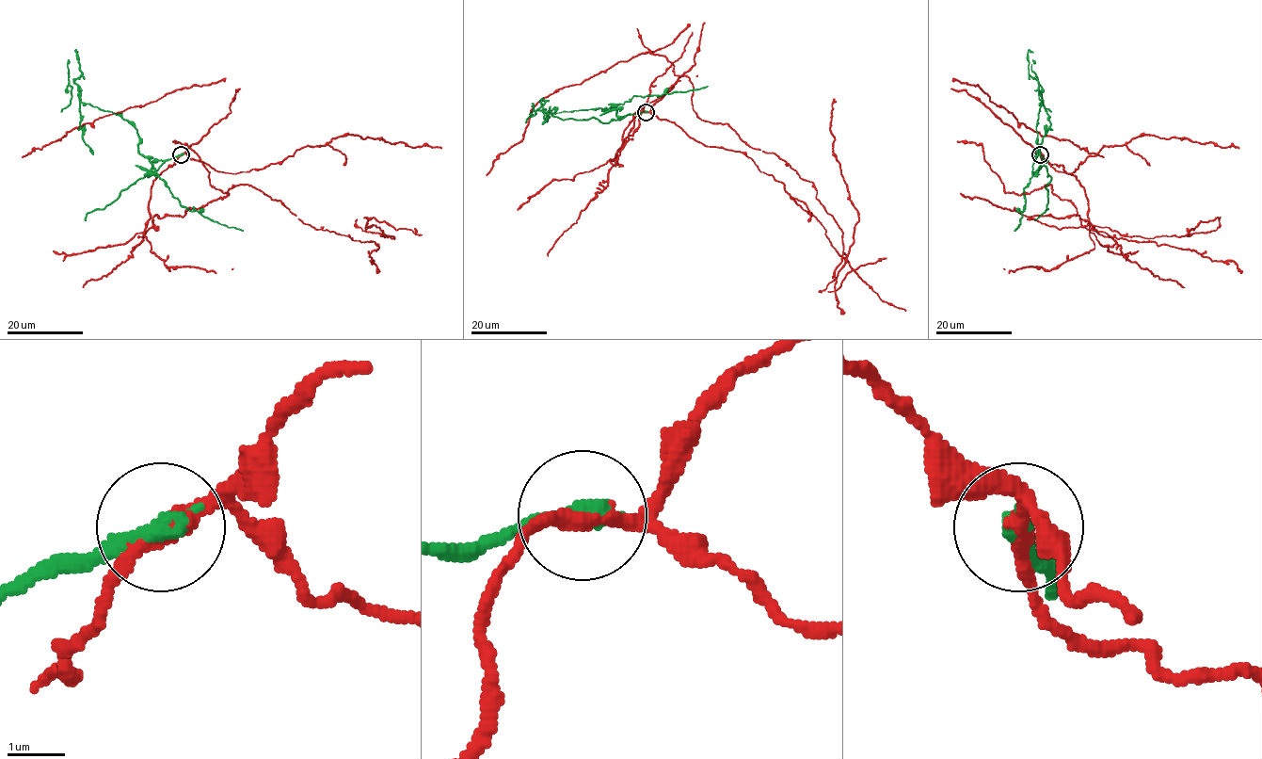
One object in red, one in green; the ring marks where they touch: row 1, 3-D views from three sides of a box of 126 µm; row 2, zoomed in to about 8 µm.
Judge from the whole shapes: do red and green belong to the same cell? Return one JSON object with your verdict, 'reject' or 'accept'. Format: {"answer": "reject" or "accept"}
{"answer": "reject"}

